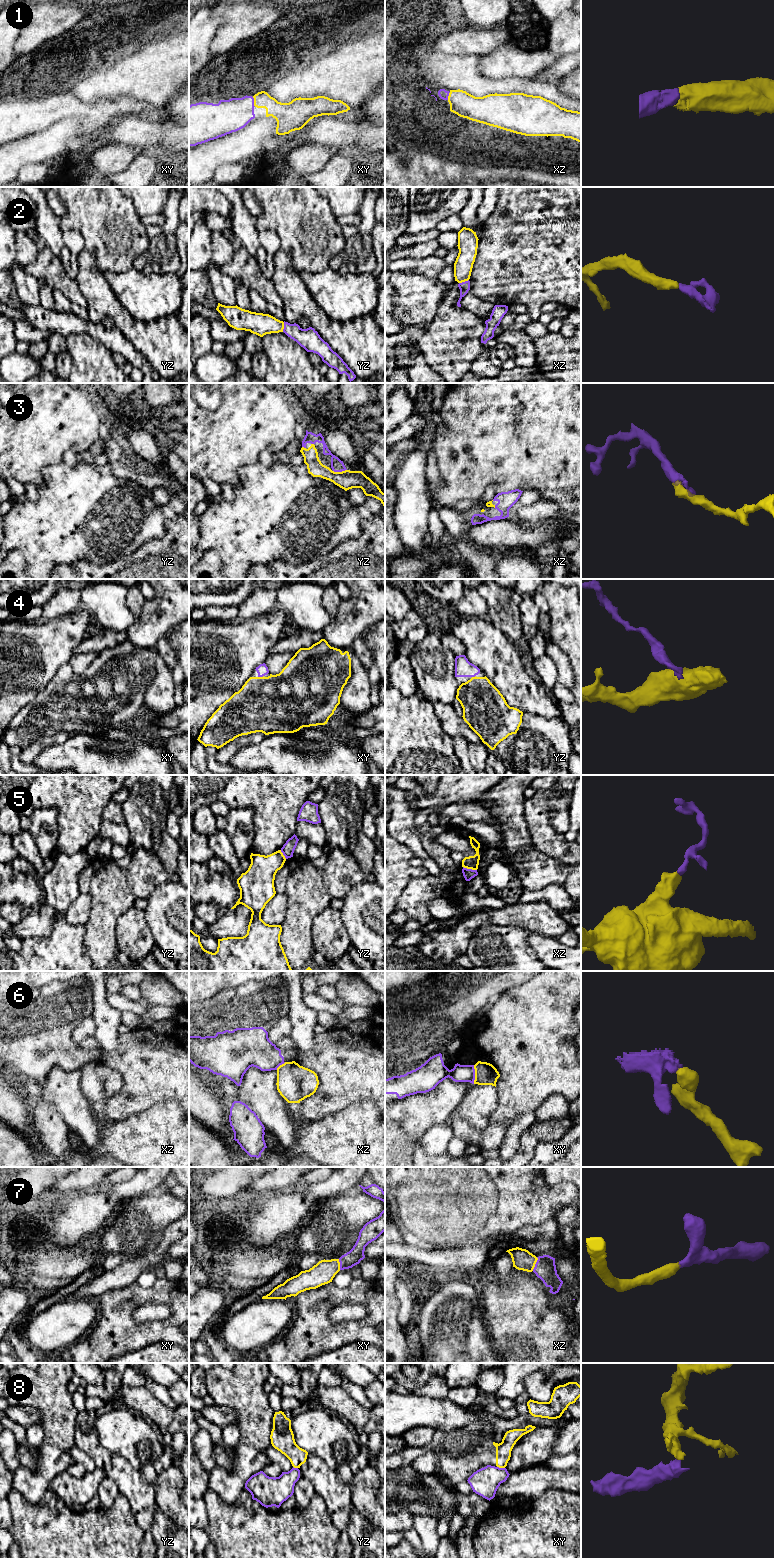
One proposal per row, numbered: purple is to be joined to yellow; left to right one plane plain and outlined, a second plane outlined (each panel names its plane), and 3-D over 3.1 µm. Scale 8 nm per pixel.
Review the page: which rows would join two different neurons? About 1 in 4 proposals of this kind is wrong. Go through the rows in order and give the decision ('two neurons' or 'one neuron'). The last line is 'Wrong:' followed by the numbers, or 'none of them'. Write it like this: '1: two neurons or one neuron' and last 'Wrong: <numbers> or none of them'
1: one neuron
2: one neuron
3: one neuron
4: one neuron
5: two neurons
6: two neurons
7: one neuron
8: two neurons
Wrong: 5, 6, 8

